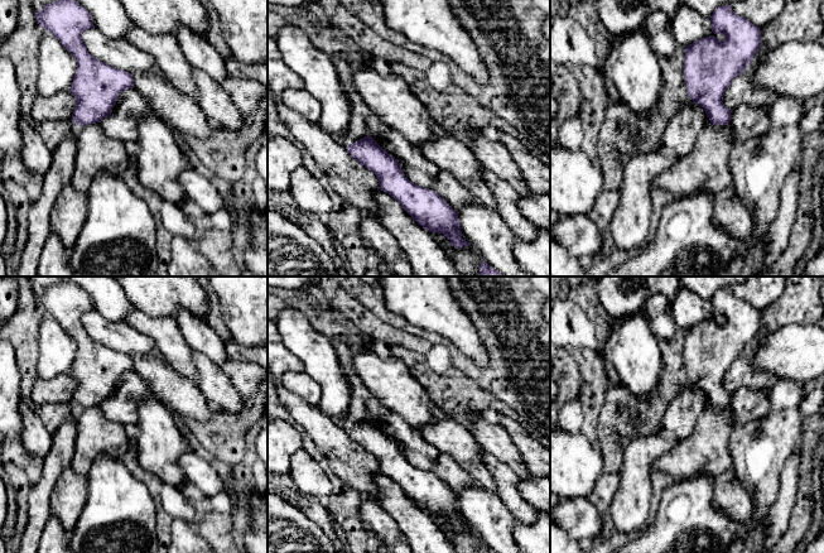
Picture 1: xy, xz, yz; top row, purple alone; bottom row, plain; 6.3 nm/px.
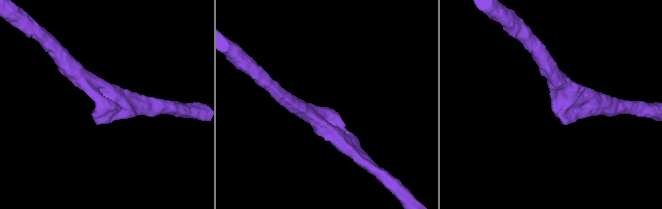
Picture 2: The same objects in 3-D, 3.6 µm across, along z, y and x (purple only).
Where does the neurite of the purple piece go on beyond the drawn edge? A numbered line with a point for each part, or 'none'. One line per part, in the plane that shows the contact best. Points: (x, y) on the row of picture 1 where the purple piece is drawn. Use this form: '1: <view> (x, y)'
1: xy (119, 53)

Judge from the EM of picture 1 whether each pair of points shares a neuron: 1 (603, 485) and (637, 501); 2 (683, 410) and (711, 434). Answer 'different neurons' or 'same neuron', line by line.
1: different neurons
2: different neurons

